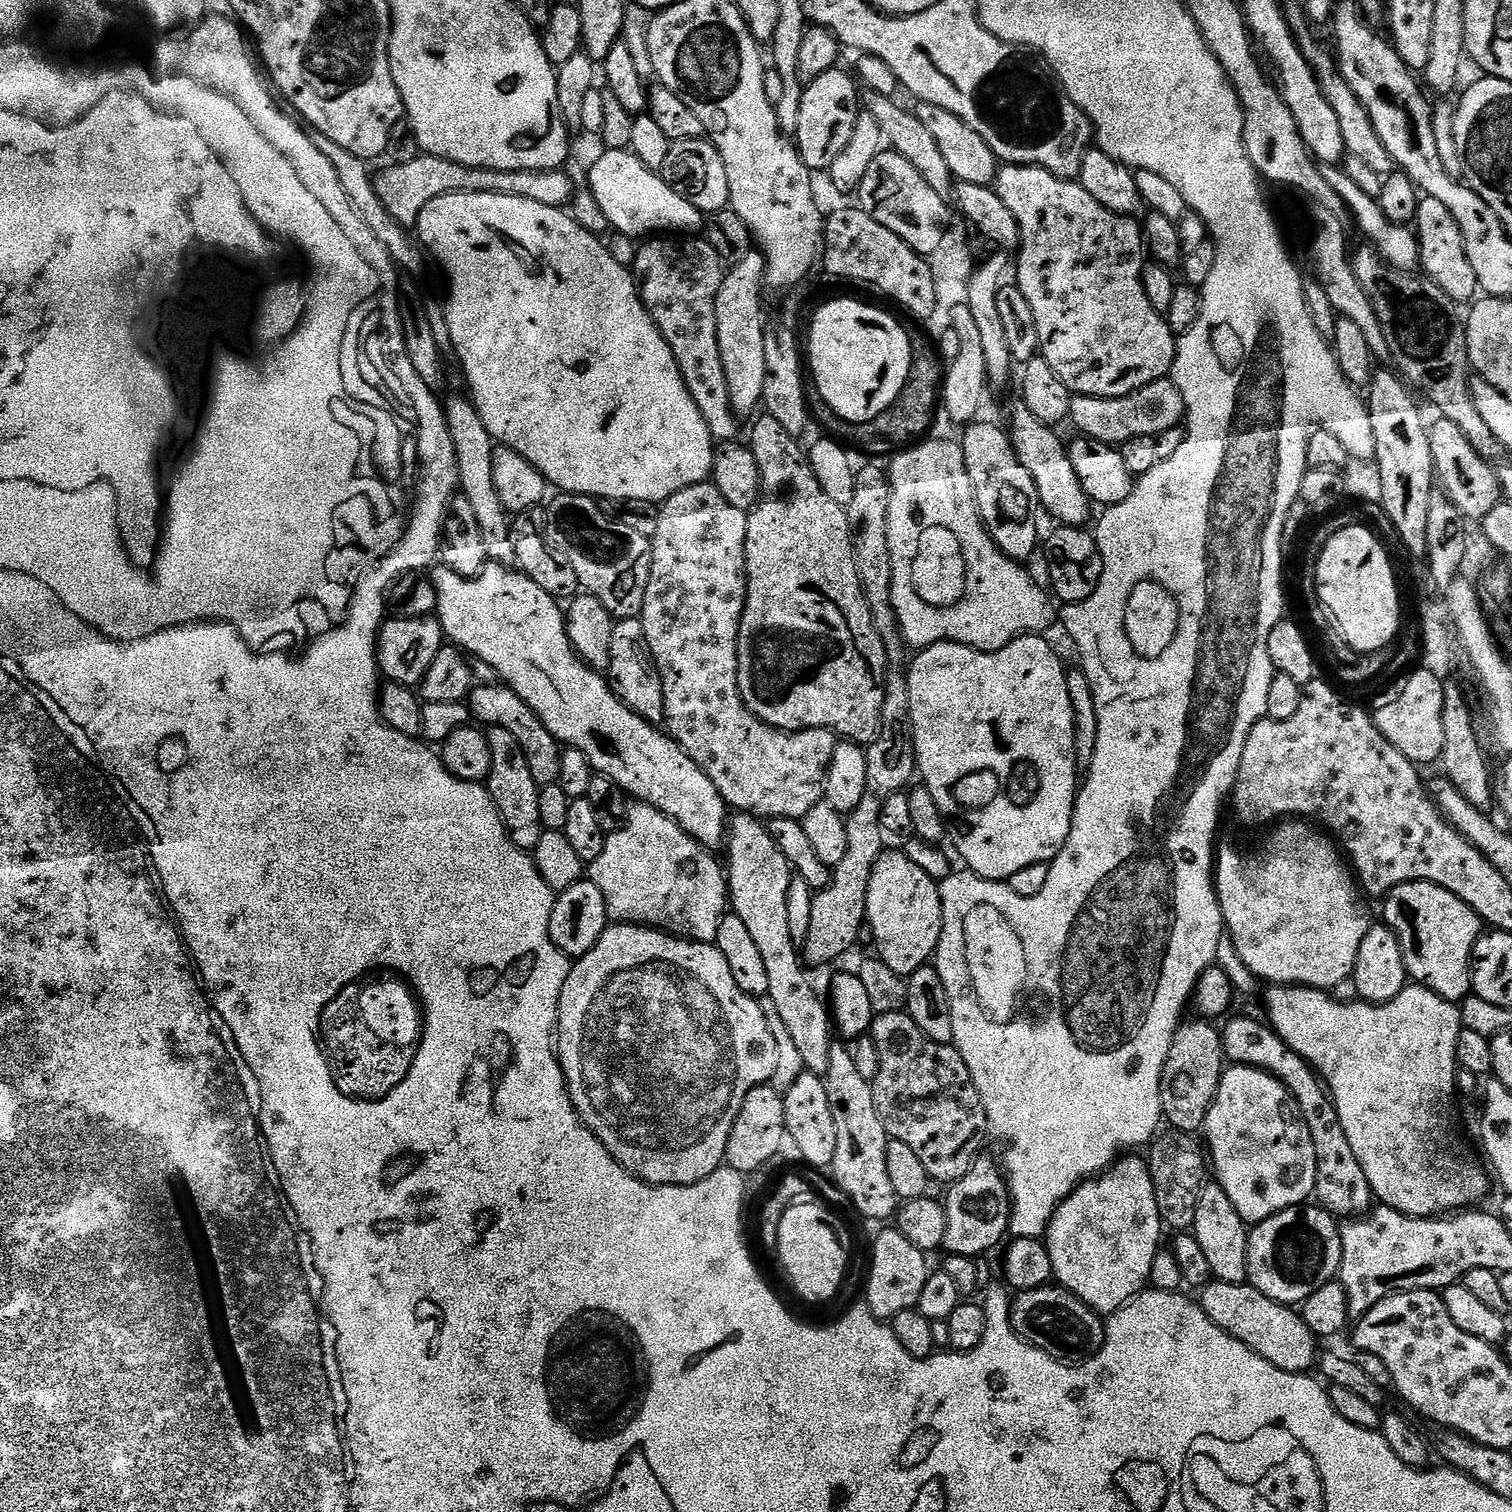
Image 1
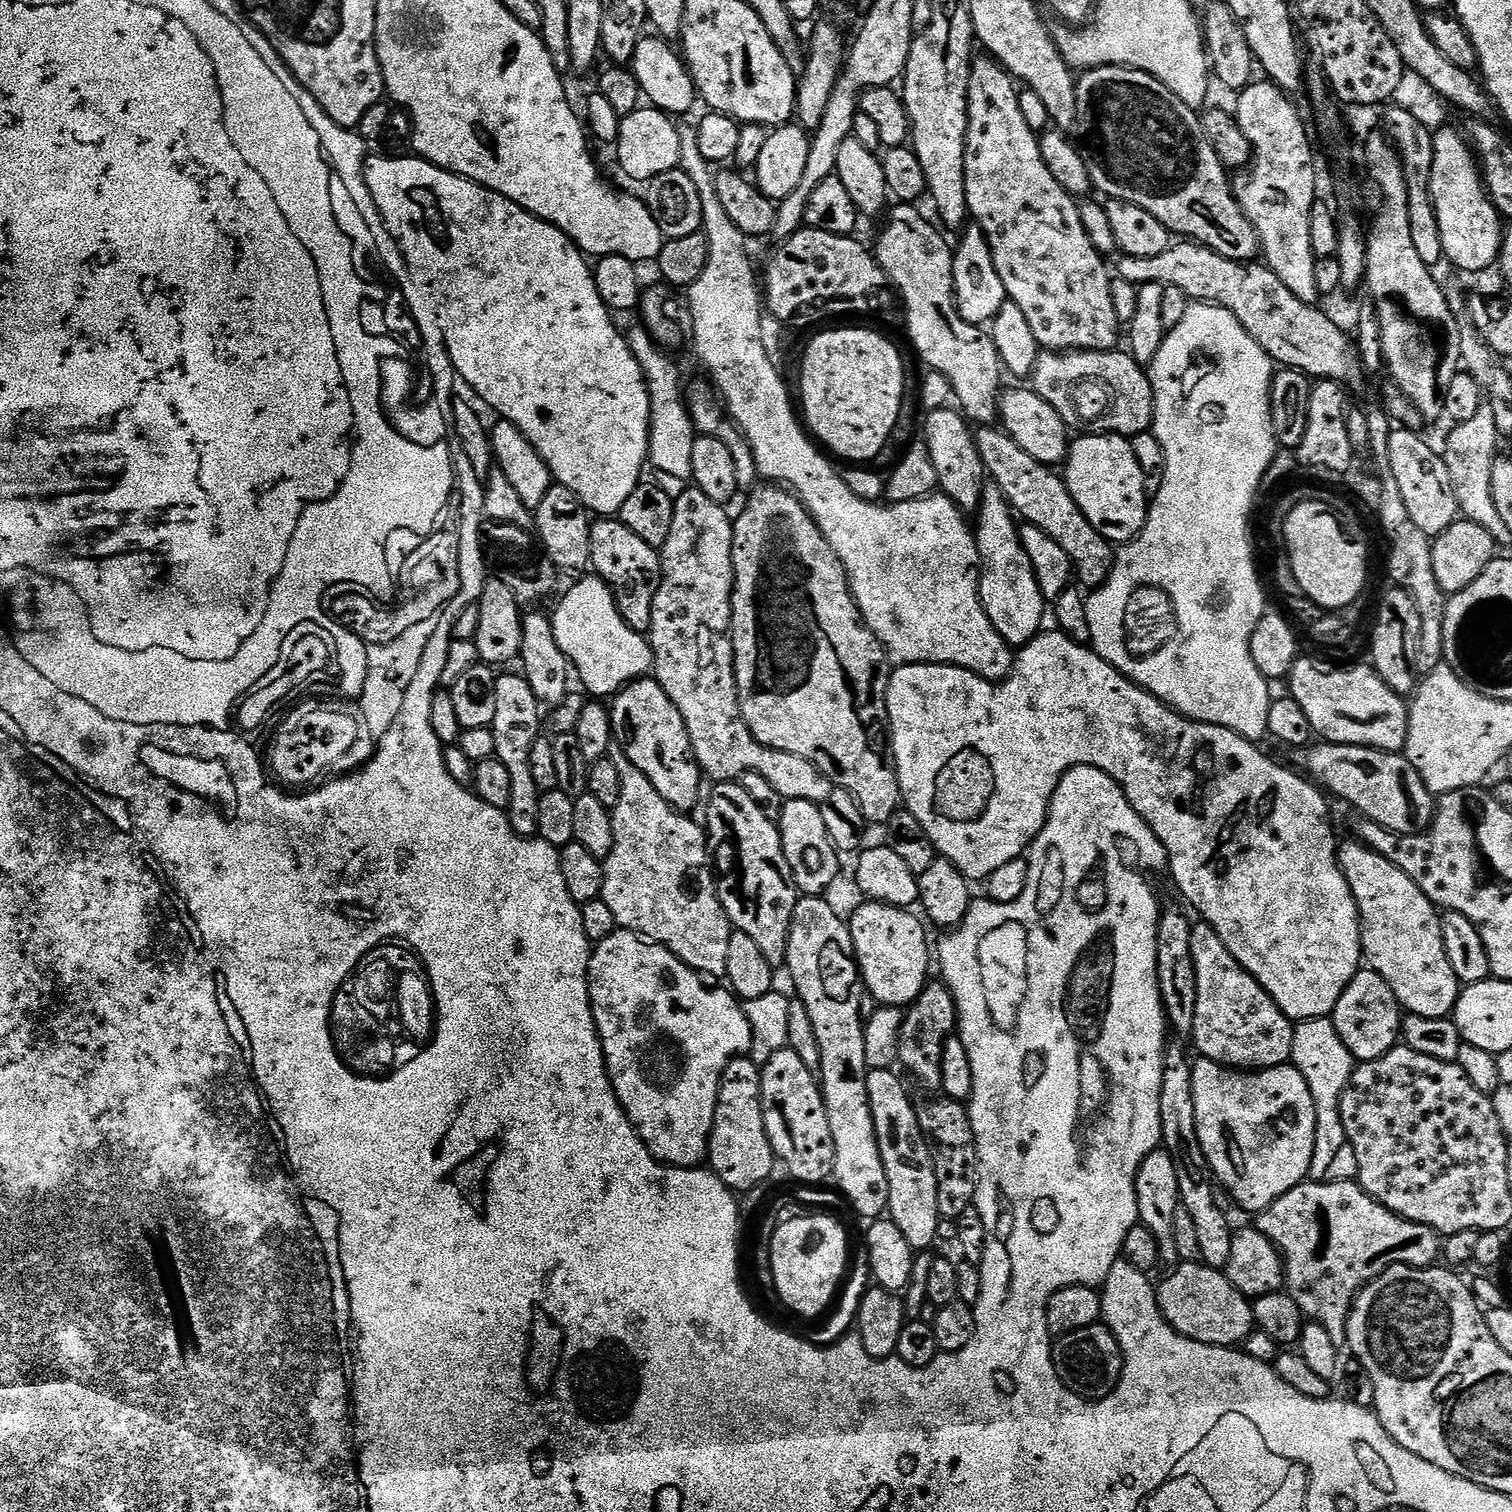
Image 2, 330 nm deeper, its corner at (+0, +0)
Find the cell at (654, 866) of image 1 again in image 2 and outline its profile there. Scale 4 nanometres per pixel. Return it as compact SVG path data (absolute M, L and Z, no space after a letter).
M623 748L611 749L610 758L622 774L622 798L618 798L618 807L611 809L614 826L614 850L602 862L604 866L604 895L606 906L614 914L617 925L623 931L635 932L637 936L669 948L682 963L693 968L705 977L726 977L726 958L728 957L730 938L734 931L732 921L720 901L717 877L712 877L712 868L708 865L710 841L705 829L700 828L691 819L691 815L677 812L654 790L650 778L626 758Z

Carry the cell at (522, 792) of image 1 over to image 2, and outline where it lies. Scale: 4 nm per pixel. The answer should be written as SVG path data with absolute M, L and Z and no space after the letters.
M522 674L497 675L494 699L496 710L491 729L494 734L495 759L500 760L502 766L506 766L512 783L510 806L506 809L508 821L517 834L532 838L538 833L538 802L542 793L534 782L534 774L530 774L530 750L534 750L534 742L542 736L540 732L542 705L534 690L530 690L530 682Z

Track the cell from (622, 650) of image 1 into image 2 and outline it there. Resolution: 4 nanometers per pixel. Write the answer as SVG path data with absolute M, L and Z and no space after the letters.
M654 678L636 680L616 693L610 704L610 715L615 743L623 748L626 758L630 758L630 762L634 762L634 766L638 766L638 770L642 770L642 774L650 778L654 790L658 790L658 794L666 798L668 805L675 808L677 812L691 813L693 811L691 808L701 803L702 773L692 753L686 722L682 722L682 714L678 714L678 706L670 702L666 690L662 690L662 686Z

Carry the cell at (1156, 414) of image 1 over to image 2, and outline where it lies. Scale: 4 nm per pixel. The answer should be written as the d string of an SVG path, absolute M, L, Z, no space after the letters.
M1113 350L1111 352L1050 352L1041 351L1038 362L1030 377L1034 391L1058 414L1069 429L1080 434L1111 434L1131 438L1140 432L1151 429L1156 416L1156 403L1152 393L1152 380L1148 377L1145 365L1139 364L1131 352Z

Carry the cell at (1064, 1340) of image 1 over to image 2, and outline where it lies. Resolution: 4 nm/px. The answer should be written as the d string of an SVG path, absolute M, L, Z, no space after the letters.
M1103 1322L1059 1337L1052 1345L1052 1361L1060 1381L1083 1400L1105 1400L1115 1390L1120 1371L1124 1369L1120 1343L1111 1328Z

